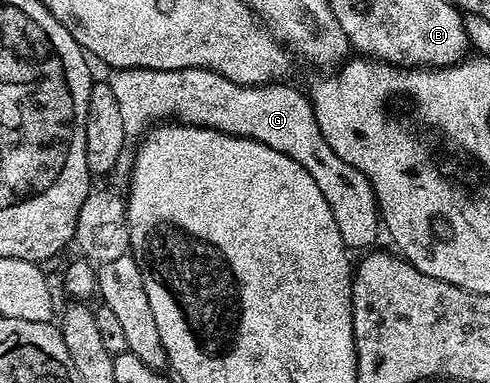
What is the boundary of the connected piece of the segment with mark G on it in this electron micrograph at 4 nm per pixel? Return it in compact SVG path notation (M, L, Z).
M120 69L110 75L109 84L113 95L117 95L121 123L125 123L128 138L146 134L156 123L172 121L203 125L230 137L248 137L257 143L265 143L265 147L273 147L273 151L297 159L297 163L313 175L317 187L321 187L325 195L325 203L329 203L333 211L333 219L337 219L337 231L341 231L341 239L348 250L370 250L379 233L381 237L375 192L357 167L349 167L349 163L341 160L329 143L325 143L321 127L317 127L311 98L304 90L302 93L291 85L283 85L287 83L238 85L212 69Z

